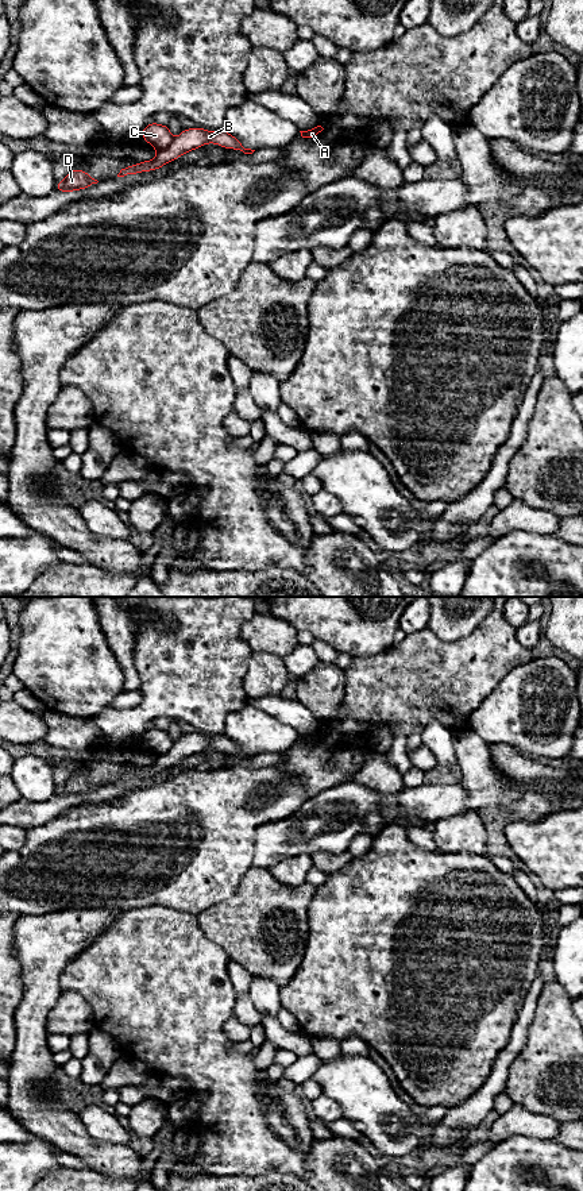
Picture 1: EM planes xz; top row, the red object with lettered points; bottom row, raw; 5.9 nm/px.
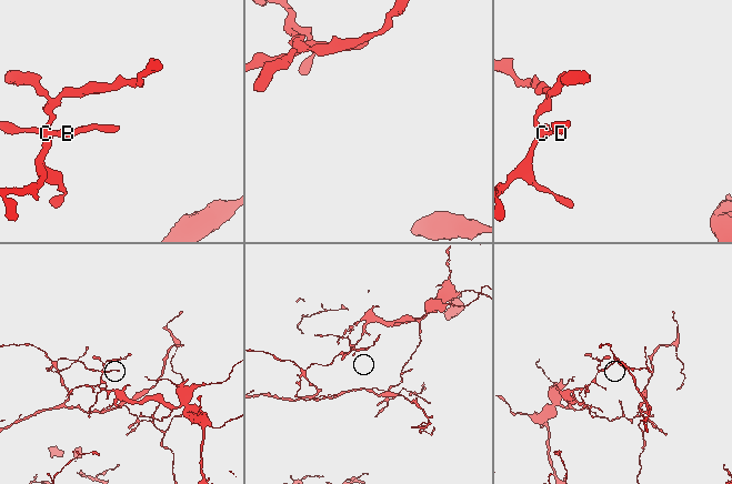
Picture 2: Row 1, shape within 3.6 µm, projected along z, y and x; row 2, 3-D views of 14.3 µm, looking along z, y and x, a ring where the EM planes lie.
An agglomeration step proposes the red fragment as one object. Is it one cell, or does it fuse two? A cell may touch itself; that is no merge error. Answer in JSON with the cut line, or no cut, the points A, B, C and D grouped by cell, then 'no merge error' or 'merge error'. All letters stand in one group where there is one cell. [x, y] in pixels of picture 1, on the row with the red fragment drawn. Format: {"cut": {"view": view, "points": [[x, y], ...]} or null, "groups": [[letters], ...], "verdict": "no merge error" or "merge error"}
{"cut": {"view": "xz", "points": [[173, 139], [166, 147], [157, 151]]}, "groups": [["A", "B", "D"], ["C"]], "verdict": "merge error"}

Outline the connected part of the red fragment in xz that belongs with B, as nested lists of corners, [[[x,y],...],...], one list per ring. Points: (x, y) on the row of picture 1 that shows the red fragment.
[[[201,127],[184,130],[171,144],[165,150],[158,150],[152,161],[142,161],[140,163],[127,166],[120,170],[117,177],[128,174],[138,174],[142,171],[151,171],[173,162],[175,158],[189,153],[190,150],[200,149],[206,143],[215,143],[225,149],[240,150],[244,154],[252,154],[255,150],[246,149],[235,136],[225,130],[206,131]]]

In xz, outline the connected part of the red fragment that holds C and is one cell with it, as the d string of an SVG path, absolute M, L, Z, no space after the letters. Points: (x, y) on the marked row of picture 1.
M150 123L144 127L140 136L150 143L157 151L167 149L173 142L169 126Z

